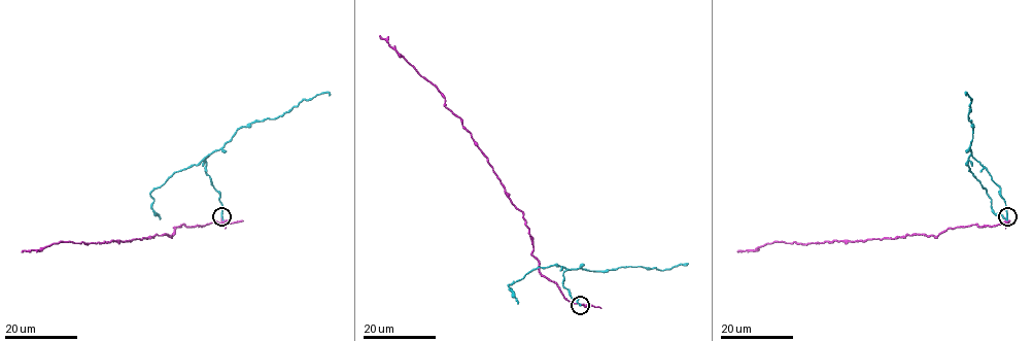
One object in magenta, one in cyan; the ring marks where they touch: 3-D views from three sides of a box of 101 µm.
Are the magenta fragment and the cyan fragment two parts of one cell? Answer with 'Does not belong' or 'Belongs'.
Does not belong

